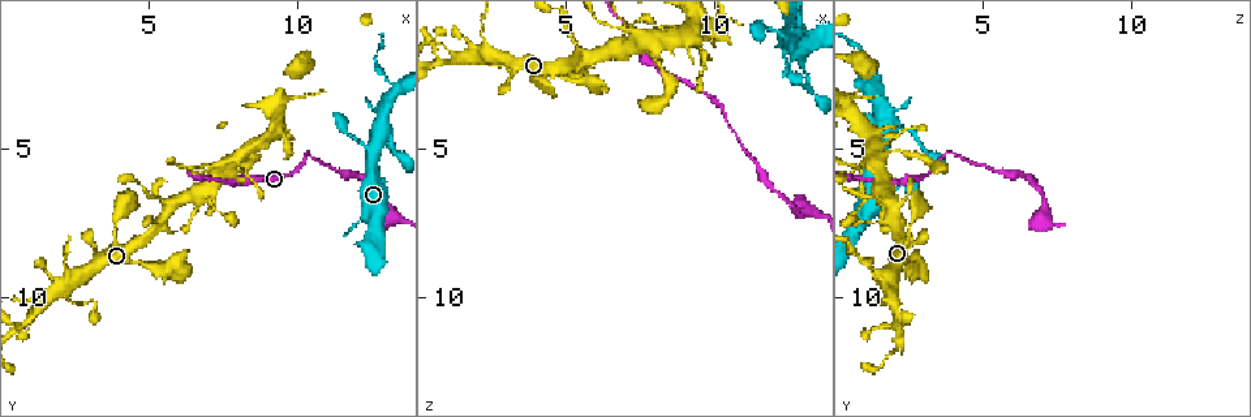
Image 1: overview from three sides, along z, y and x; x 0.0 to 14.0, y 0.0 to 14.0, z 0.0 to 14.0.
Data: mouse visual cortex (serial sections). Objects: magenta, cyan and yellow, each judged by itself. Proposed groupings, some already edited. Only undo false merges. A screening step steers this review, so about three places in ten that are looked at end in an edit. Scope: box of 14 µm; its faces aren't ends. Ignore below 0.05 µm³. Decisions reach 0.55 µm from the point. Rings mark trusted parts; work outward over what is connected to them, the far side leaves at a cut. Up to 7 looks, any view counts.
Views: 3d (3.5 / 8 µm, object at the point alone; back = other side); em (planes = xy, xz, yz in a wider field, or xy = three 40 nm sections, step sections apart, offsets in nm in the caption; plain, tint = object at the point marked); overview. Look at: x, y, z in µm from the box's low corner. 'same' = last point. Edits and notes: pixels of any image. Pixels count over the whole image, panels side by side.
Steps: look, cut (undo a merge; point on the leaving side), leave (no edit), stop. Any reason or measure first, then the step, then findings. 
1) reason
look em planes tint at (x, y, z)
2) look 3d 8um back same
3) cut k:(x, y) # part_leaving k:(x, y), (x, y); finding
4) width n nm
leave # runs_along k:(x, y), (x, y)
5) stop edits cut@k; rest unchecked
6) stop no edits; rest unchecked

three-way junction
look 3d 3.5um at (12.9, 4.2, 1.9)

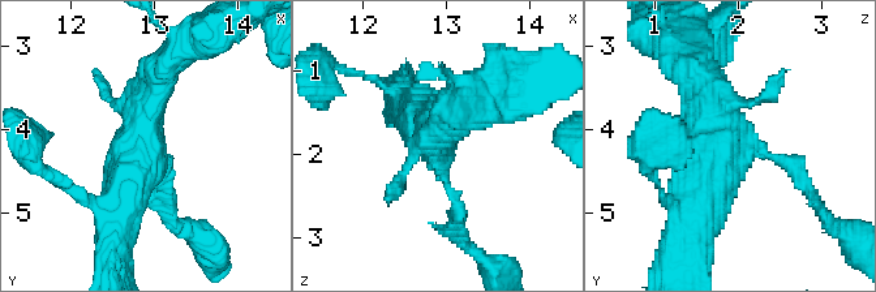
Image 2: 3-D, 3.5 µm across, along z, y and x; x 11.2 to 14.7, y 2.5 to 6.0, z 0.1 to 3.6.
look em xy step 1 tint at (12.95, 4.20, 1.95)

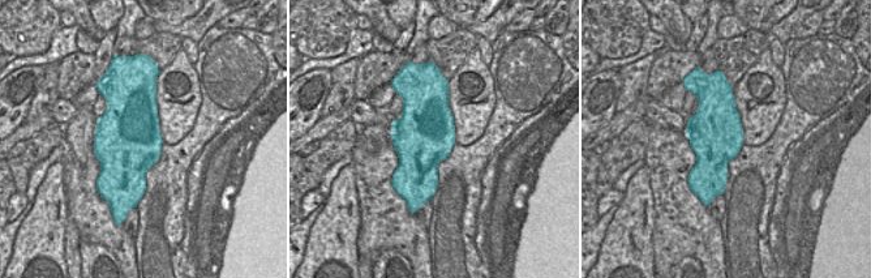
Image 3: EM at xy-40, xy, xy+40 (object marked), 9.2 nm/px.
leave # runs_along 2:(116, 226), (160, 69); one cell here

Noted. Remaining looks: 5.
three arms meet
look 3d 3.5um at (5.9, 6.8, 2.0)

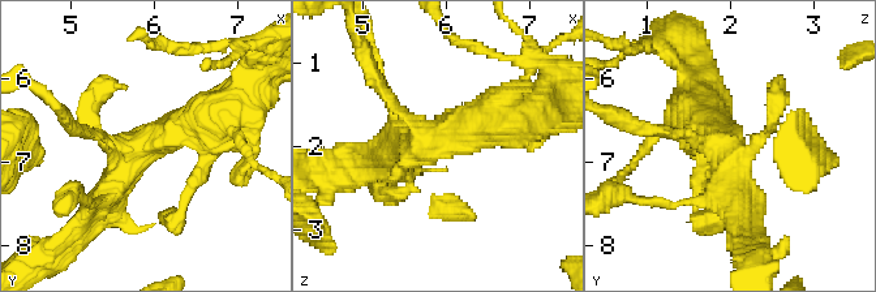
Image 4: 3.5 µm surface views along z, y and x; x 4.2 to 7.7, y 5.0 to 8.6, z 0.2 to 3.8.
look em xy step 3 tint at (5.85, 6.80, 1.95)

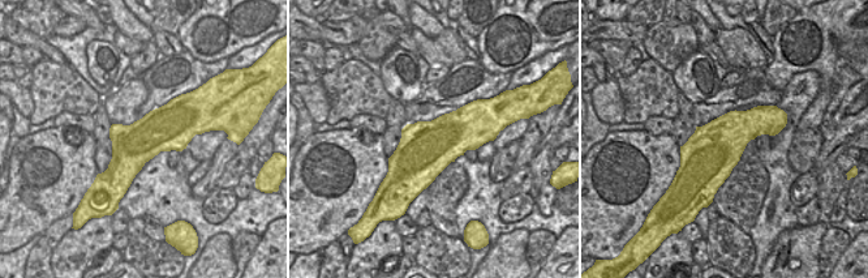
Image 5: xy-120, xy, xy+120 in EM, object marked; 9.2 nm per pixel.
width 500 nm
leave # runs_along 4:(87, 213), (144, 145), (217, 116); all the same cell

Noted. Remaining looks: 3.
arms part here
look 3d 3.5um back at (7.2, 5.5, 1.1)

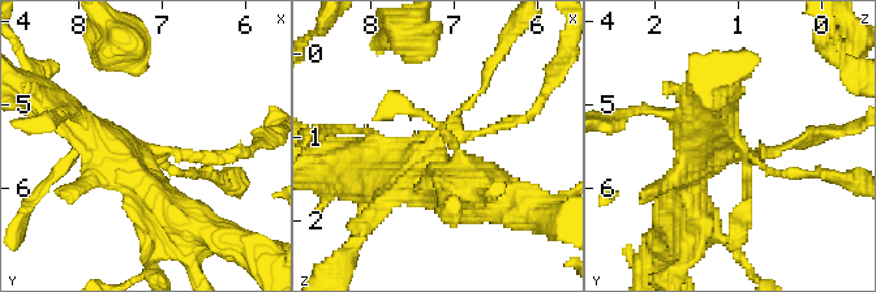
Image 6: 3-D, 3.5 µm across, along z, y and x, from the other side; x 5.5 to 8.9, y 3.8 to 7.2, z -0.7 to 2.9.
arms 3; arm_widths 100, 150, 400 nm
look em xy step 5 tint at (7.20, 5.50, 1.00)

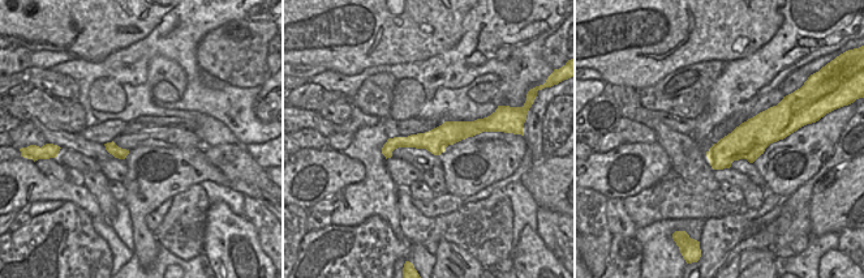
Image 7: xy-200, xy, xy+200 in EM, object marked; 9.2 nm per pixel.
width 220 nm
leave # runs_along 6:(428, 189), (403, 179), (432, 142), (524, 119); one cell here

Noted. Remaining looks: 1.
stop no edits; rest unchecked

